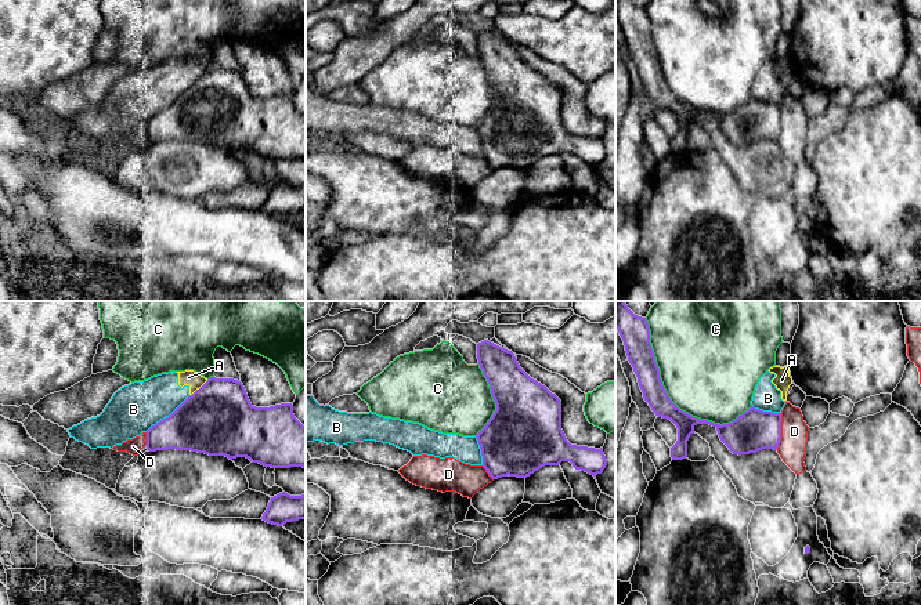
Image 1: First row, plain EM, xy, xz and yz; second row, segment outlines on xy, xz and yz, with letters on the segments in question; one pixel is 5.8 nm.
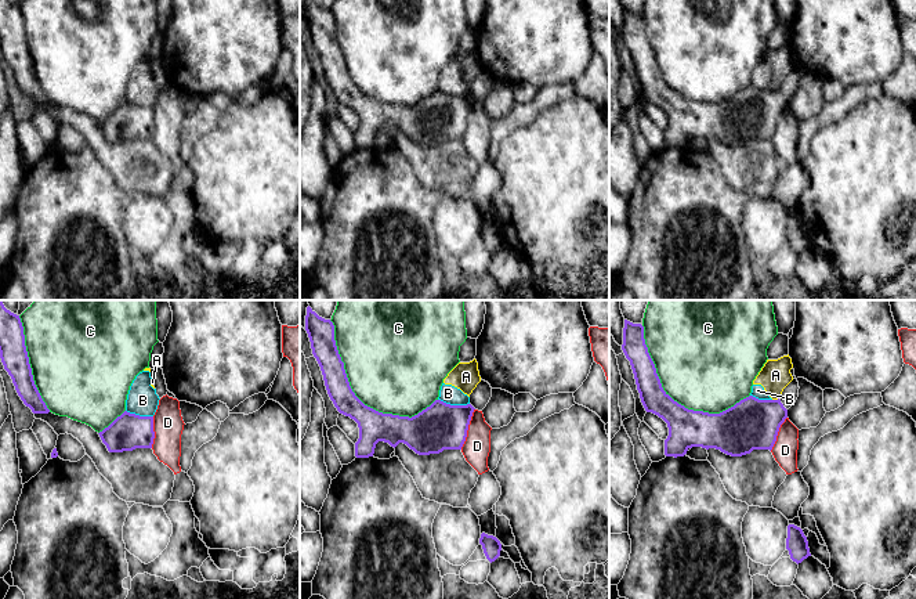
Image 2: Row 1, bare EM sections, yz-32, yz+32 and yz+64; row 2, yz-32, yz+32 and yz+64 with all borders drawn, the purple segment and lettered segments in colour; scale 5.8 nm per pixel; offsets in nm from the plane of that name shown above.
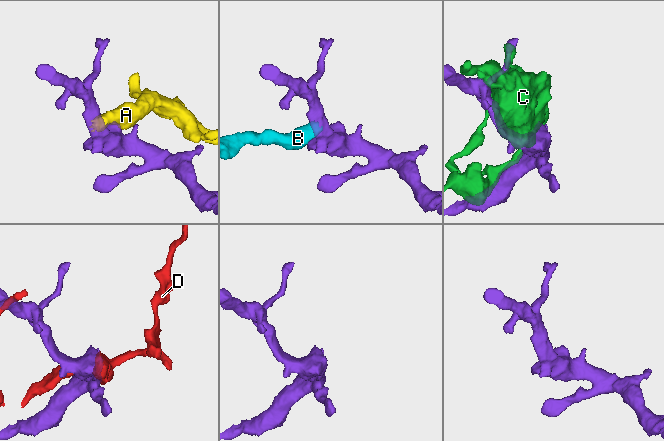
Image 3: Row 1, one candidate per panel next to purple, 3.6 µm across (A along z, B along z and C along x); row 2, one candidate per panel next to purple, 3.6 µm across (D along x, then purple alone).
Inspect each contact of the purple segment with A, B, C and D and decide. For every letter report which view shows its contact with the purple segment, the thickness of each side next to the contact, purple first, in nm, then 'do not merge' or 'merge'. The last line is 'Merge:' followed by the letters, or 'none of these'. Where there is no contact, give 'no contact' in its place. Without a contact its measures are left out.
A: contact in xy; calibres 420 and 90 nm; do not merge
B: contact in xy; calibres 380 and 280 nm; do not merge
C: contact in yz; calibres 140 and 480 nm; do not merge
D: contact in yz; calibres 240 and 160 nm; do not merge
Merge: none of these

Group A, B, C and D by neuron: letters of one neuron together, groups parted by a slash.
A B / C / D

